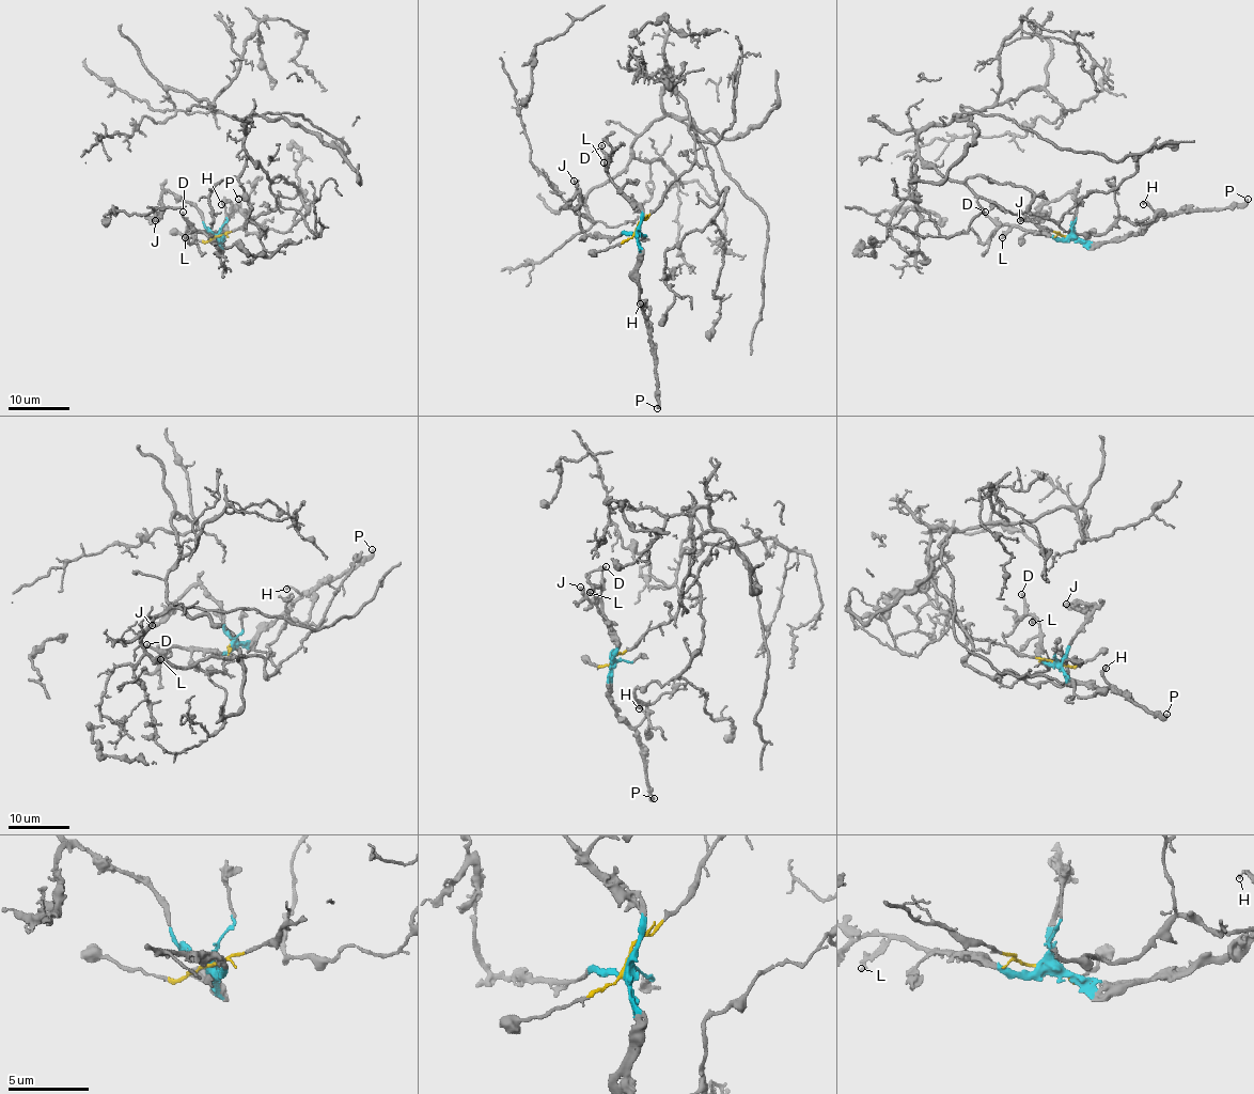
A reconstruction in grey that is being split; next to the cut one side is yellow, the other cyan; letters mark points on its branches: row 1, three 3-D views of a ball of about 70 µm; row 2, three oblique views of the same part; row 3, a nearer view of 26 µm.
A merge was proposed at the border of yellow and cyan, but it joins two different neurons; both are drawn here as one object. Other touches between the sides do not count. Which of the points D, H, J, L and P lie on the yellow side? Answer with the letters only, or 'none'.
none

